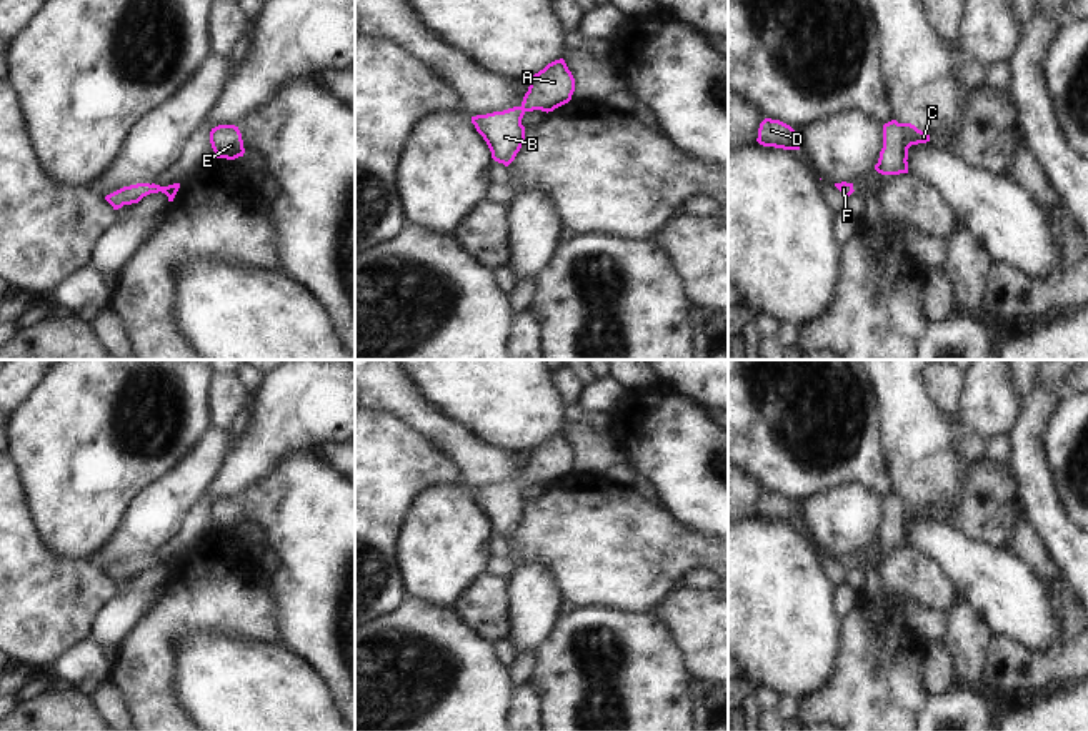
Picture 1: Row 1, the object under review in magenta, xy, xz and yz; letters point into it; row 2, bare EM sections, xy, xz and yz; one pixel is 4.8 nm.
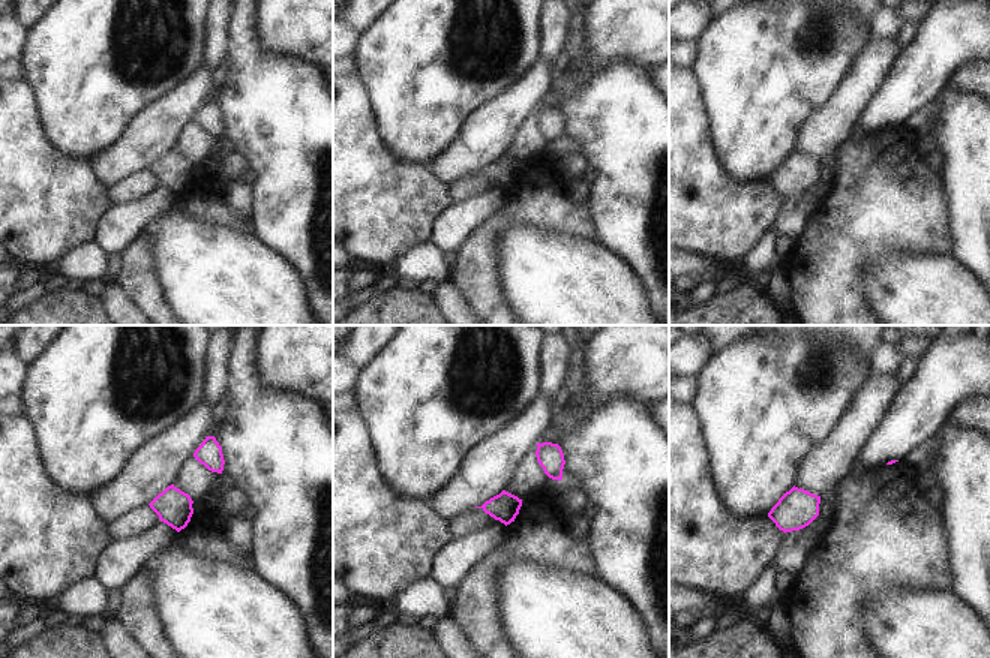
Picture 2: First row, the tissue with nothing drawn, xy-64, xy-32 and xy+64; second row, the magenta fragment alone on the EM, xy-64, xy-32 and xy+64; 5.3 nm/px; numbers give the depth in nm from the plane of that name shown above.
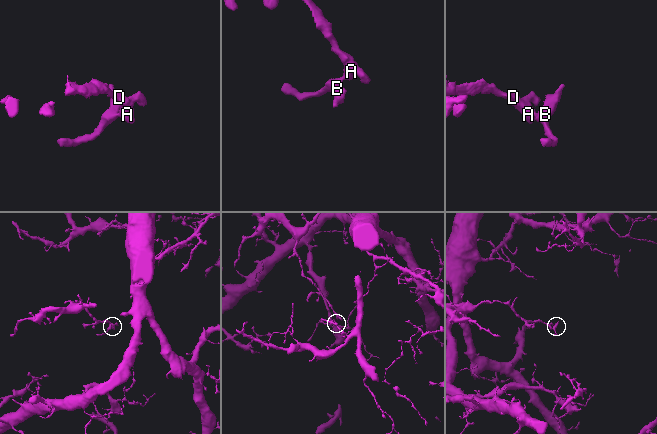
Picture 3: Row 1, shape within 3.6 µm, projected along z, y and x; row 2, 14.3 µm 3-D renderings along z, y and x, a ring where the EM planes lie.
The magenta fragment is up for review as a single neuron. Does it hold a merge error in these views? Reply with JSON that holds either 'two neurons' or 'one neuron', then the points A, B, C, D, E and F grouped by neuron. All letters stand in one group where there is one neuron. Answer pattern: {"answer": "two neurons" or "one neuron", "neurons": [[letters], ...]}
{"answer": "one neuron", "neurons": [["A", "B", "C", "D", "E", "F"]]}

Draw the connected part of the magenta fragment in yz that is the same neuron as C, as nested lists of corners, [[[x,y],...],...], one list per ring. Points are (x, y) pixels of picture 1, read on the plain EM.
[[[896,493],[885,496],[883,521],[875,543],[881,548],[908,546],[908,521],[926,515],[930,515],[930,508],[911,496],[898,496]]]

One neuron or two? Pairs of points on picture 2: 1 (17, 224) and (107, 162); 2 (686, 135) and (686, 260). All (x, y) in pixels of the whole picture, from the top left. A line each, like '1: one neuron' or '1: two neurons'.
1: two neurons
2: two neurons

